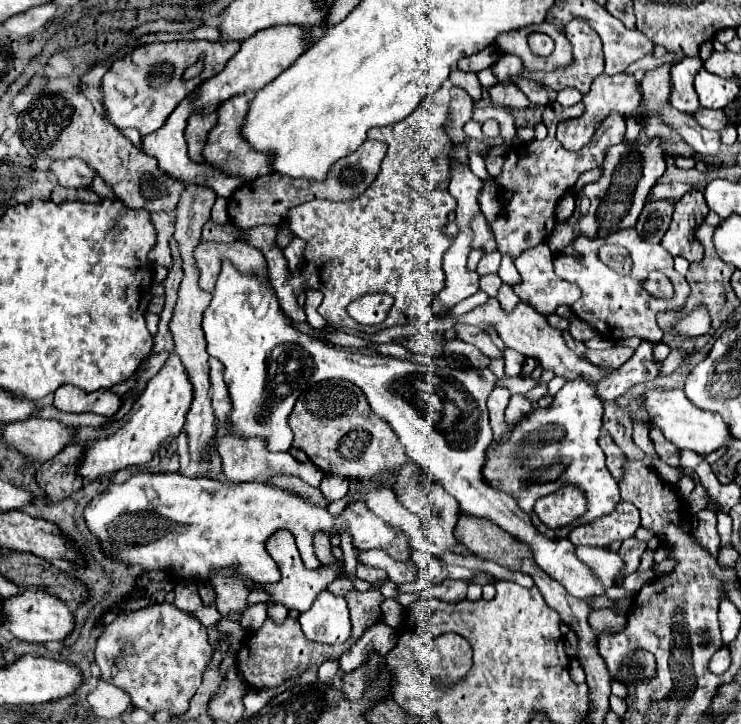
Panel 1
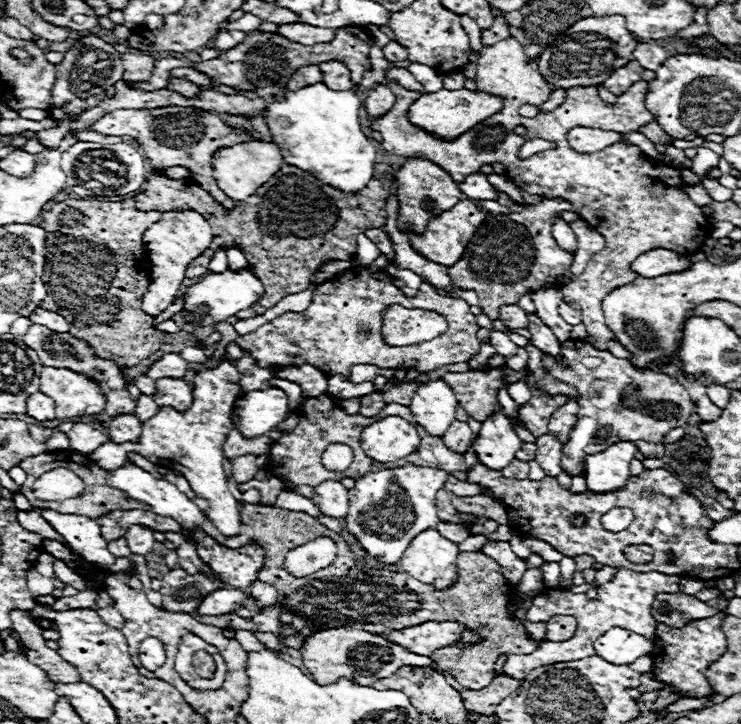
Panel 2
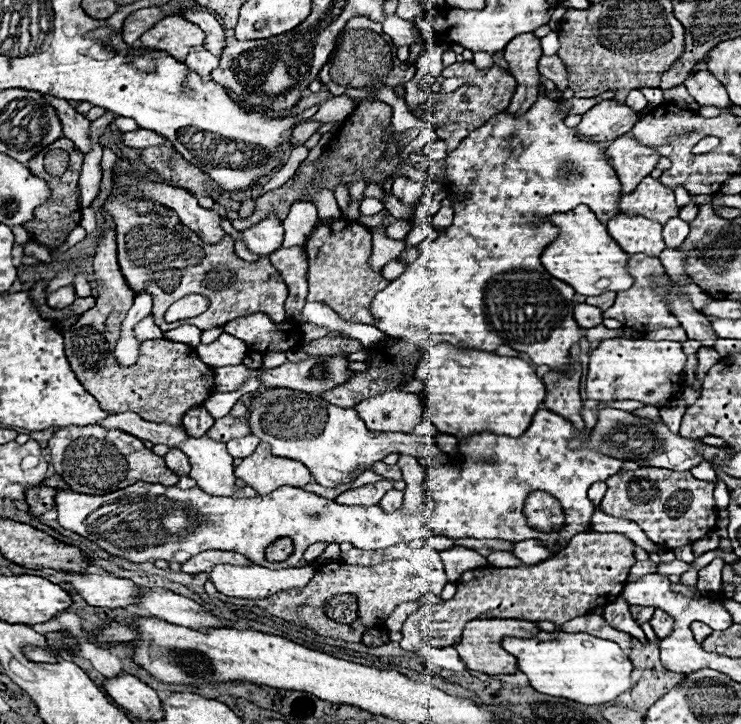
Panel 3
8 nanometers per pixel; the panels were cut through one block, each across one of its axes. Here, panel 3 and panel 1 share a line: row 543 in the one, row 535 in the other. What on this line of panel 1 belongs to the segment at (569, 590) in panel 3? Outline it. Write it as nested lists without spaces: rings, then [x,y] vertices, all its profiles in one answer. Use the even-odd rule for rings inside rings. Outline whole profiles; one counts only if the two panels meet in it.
[[[620,502],[618,508],[612,514],[602,516],[602,518],[594,520],[594,522],[590,522],[586,526],[574,528],[568,538],[570,538],[570,542],[574,546],[580,546],[580,544],[608,546],[614,540],[632,538],[636,528],[640,526],[638,520],[640,520],[638,510],[634,510],[632,504]]]

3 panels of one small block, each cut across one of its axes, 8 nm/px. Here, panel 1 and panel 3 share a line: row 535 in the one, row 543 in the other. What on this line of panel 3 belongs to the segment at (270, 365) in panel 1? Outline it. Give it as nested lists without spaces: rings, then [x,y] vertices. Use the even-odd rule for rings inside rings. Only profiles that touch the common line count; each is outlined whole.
[[[540,540],[512,542],[512,554],[524,564],[538,564],[538,560],[546,560],[552,556],[552,552],[546,546],[542,546]]]

